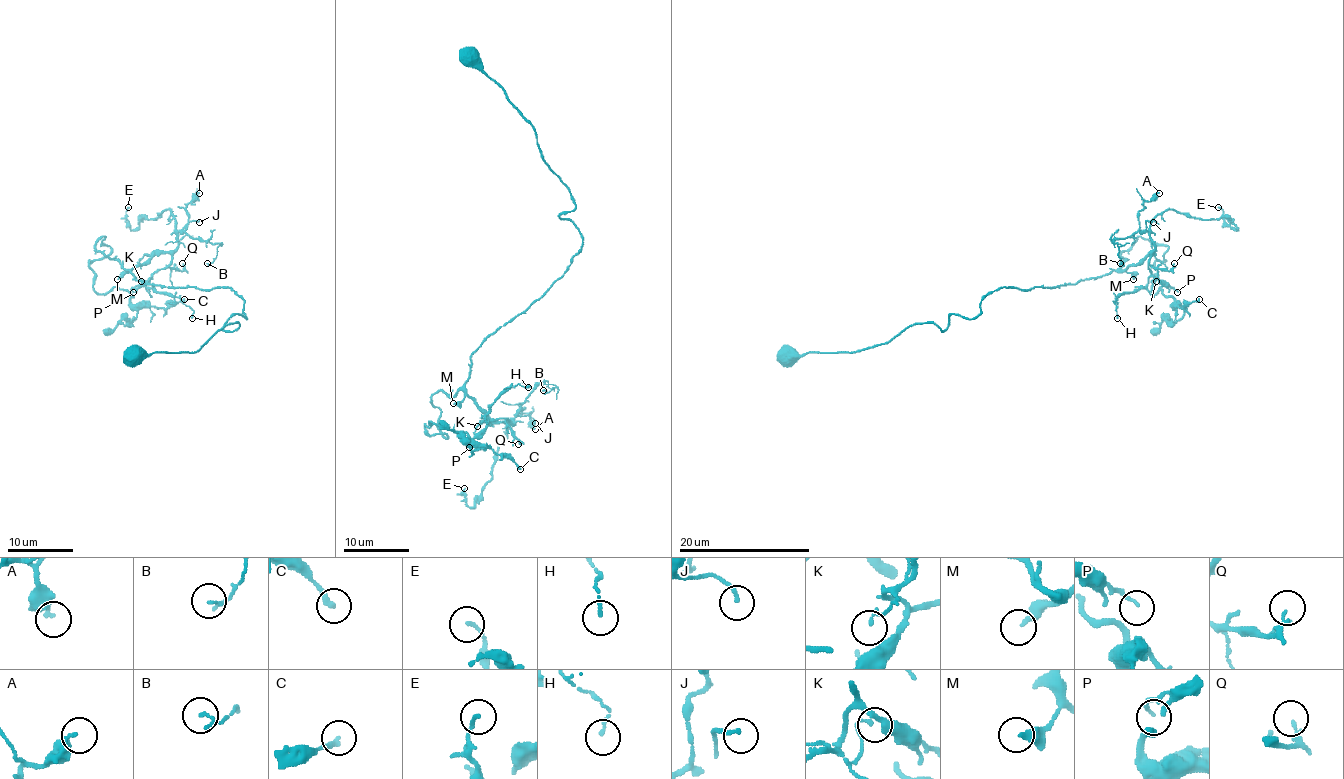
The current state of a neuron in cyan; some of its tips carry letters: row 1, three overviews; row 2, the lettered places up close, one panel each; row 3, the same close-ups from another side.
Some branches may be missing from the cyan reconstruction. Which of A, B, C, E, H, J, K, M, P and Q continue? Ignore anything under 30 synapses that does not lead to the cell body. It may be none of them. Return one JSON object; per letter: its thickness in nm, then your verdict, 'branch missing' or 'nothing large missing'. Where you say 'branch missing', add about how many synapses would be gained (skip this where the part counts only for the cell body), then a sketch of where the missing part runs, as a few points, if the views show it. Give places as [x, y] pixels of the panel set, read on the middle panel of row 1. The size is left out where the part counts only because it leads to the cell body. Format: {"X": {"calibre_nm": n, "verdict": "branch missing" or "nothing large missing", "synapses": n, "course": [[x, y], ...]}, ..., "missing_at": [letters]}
{"A": {"calibre_nm": 190, "verdict": "nothing large missing"}, "B": {"calibre_nm": 130, "verdict": "nothing large missing"}, "C": {"calibre_nm": 240, "verdict": "nothing large missing"}, "E": {"calibre_nm": 120, "verdict": "nothing large missing"}, "H": {"calibre_nm": 110, "verdict": "nothing large missing"}, "J": {"calibre_nm": 160, "verdict": "nothing large missing"}, "K": {"calibre_nm": 120, "verdict": "nothing large missing"}, "M": {"calibre_nm": 320, "verdict": "nothing large missing"}, "P": {"calibre_nm": 110, "verdict": "nothing large missing"}, "Q": {"calibre_nm": 150, "verdict": "nothing large missing"}, "missing_at": []}

